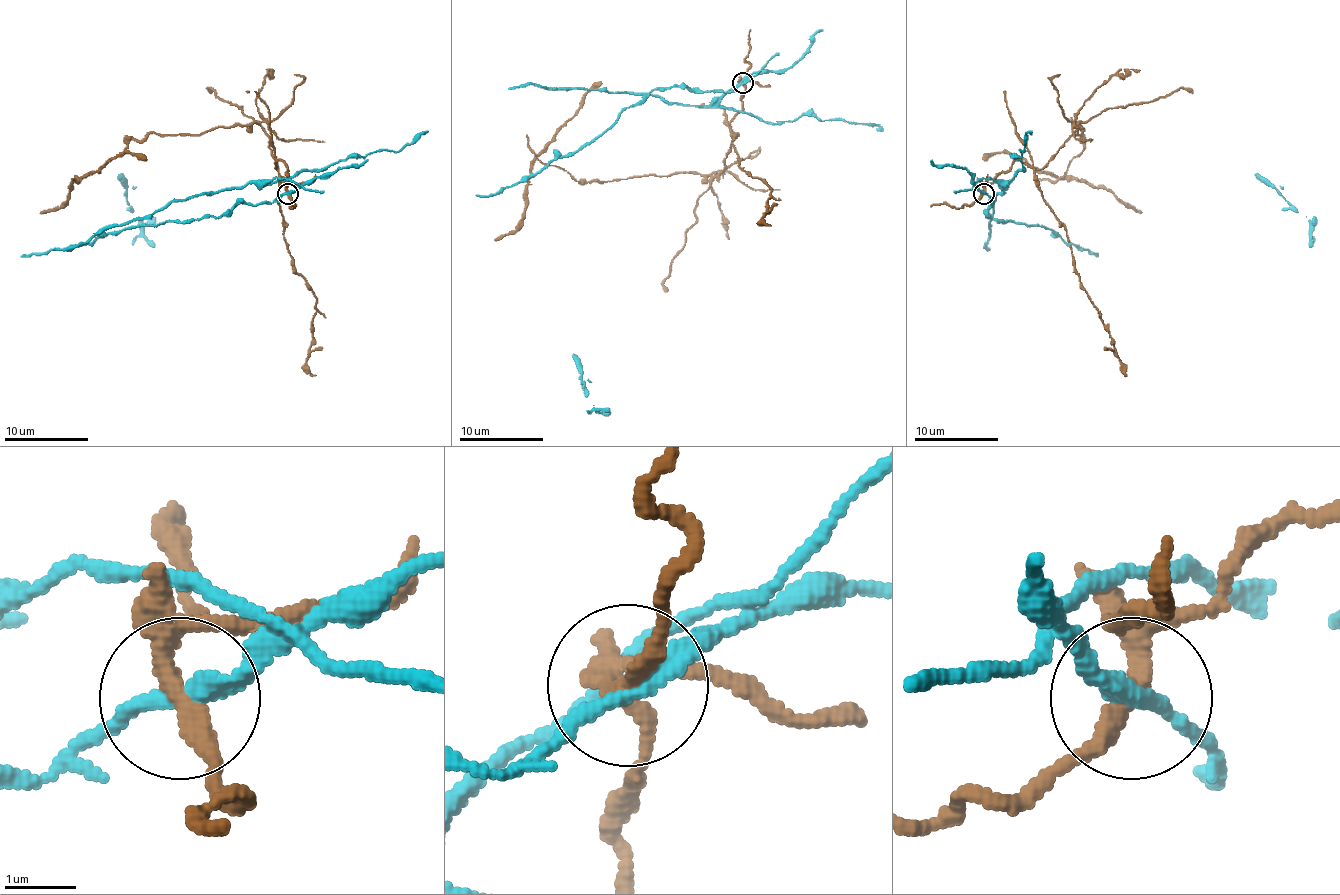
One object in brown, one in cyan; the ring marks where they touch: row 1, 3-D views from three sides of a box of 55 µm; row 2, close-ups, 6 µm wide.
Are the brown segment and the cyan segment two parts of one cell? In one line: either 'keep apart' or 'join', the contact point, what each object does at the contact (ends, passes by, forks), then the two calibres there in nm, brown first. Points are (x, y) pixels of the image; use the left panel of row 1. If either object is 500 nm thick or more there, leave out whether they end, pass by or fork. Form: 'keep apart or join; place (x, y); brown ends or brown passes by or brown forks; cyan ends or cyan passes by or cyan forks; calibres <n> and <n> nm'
keep apart; place (288, 193); brown forks; cyan passes by; calibres 200 and 260 nm

